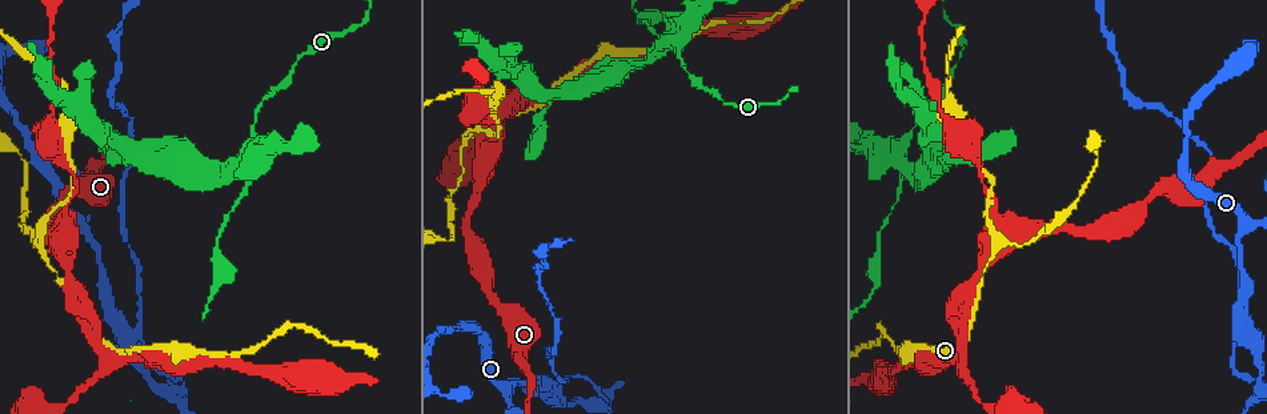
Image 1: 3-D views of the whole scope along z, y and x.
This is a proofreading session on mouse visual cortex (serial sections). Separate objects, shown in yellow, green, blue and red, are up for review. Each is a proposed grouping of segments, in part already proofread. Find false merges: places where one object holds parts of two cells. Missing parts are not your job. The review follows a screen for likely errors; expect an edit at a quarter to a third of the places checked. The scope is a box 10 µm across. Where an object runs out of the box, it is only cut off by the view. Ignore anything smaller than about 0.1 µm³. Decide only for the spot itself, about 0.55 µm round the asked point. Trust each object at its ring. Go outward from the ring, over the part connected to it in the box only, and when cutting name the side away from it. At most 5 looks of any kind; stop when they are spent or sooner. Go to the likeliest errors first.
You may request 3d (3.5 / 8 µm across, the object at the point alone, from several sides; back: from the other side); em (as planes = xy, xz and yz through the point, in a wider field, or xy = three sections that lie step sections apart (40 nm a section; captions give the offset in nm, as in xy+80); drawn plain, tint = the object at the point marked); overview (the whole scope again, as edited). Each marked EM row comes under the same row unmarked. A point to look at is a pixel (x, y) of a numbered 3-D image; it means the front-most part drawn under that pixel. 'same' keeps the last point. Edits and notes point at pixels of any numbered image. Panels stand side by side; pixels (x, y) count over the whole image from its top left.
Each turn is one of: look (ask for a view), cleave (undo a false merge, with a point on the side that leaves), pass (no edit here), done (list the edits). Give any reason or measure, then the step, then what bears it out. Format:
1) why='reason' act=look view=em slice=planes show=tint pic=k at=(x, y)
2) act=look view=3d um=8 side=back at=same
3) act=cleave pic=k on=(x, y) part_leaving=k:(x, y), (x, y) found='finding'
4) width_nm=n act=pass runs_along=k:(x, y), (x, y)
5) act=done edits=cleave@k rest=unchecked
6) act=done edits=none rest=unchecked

why='three-way junction' act=look view=3d um=3.5 pic=1 at=(998, 248)

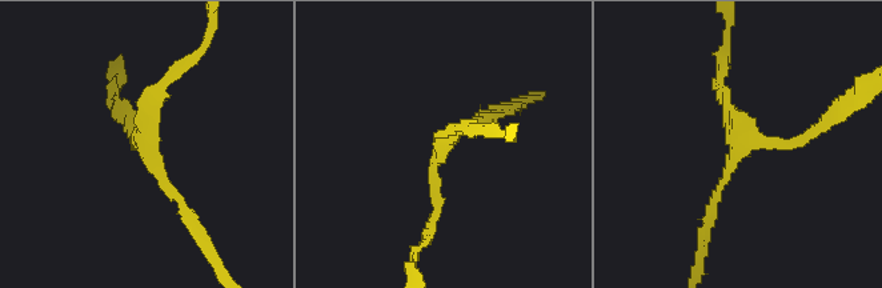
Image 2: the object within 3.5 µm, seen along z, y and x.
arms=3 arm_widths_nm=150,150,150 act=look view=em slice=xy step=3 show=tint pic=2 at=(147, 145)

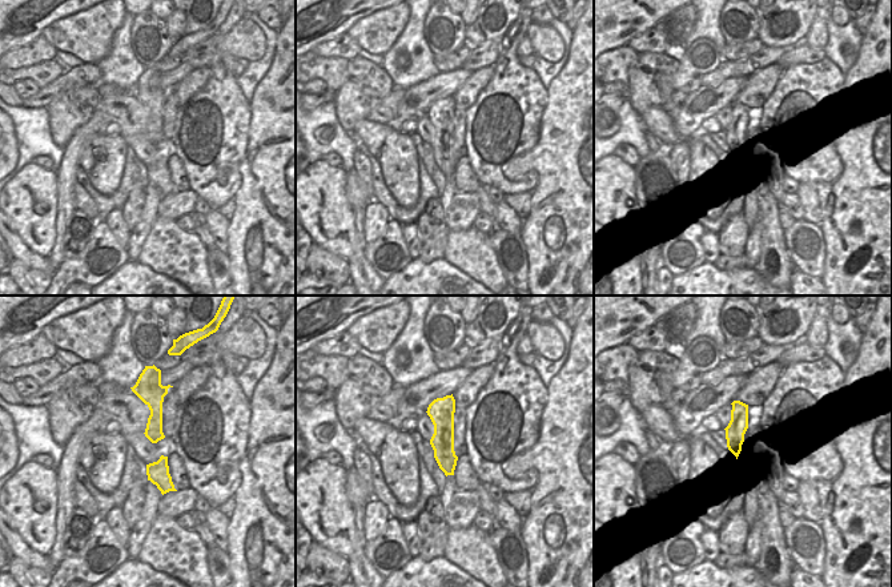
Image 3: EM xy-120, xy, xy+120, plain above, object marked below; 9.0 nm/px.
act=look view=em slice=xy step=5 show=tint at=same

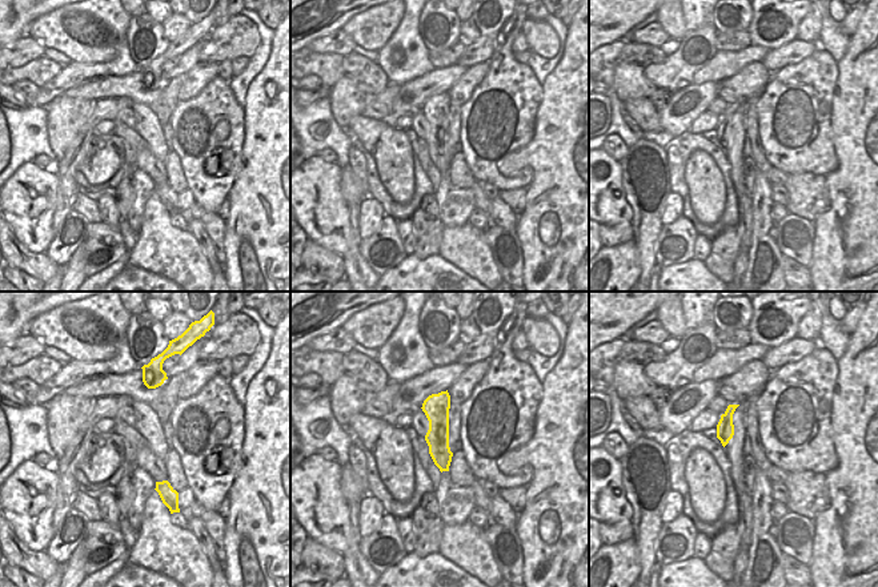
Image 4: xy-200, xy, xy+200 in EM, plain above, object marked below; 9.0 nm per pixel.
act=pass runs_along=2:(709, 215), (737, 146), (724, 72) found='one cell here'

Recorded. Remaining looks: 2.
why='sudden change in width' act=look view=3d um=3.5 pic=1 at=(899, 153)

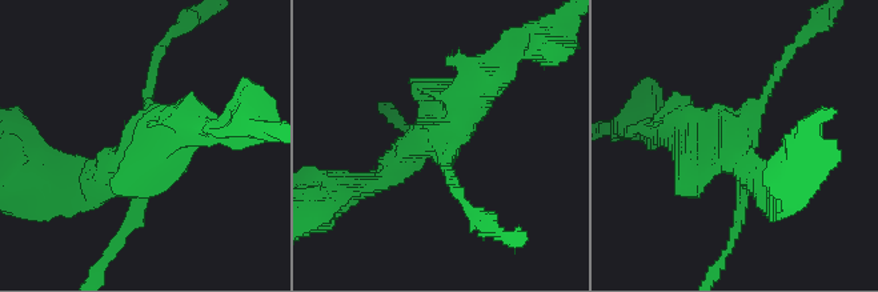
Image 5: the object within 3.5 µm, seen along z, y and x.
why='now the EM' act=look view=em slice=xy step=3 show=tint pic=5 at=(438, 137)

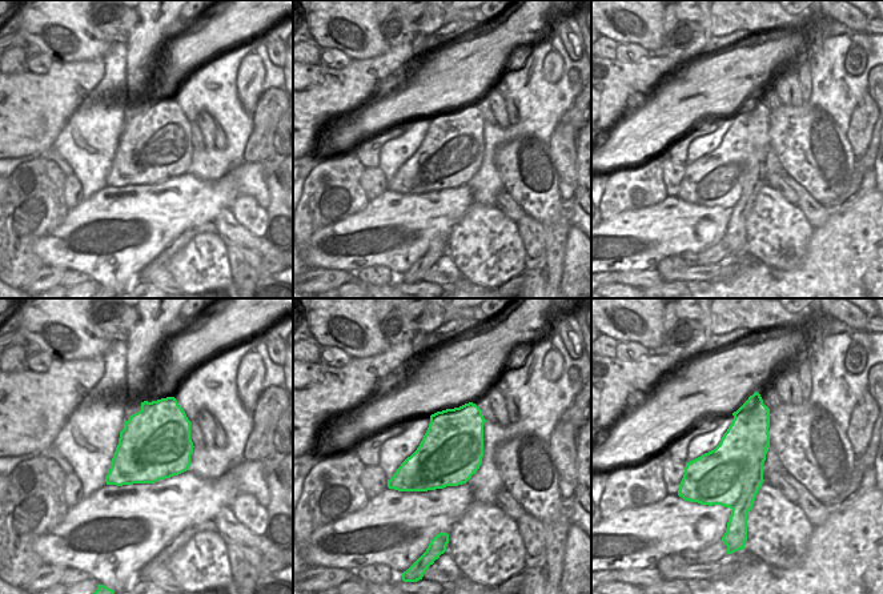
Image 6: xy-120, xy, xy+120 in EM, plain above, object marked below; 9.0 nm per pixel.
act=cleave pic=5 on=(761, 199) part_leaving=5:(744, 127), (733, 156), (785, 184) found='two cells meet here'

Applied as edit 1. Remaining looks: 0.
act=done edits=cleave@5 rest=unchecked

